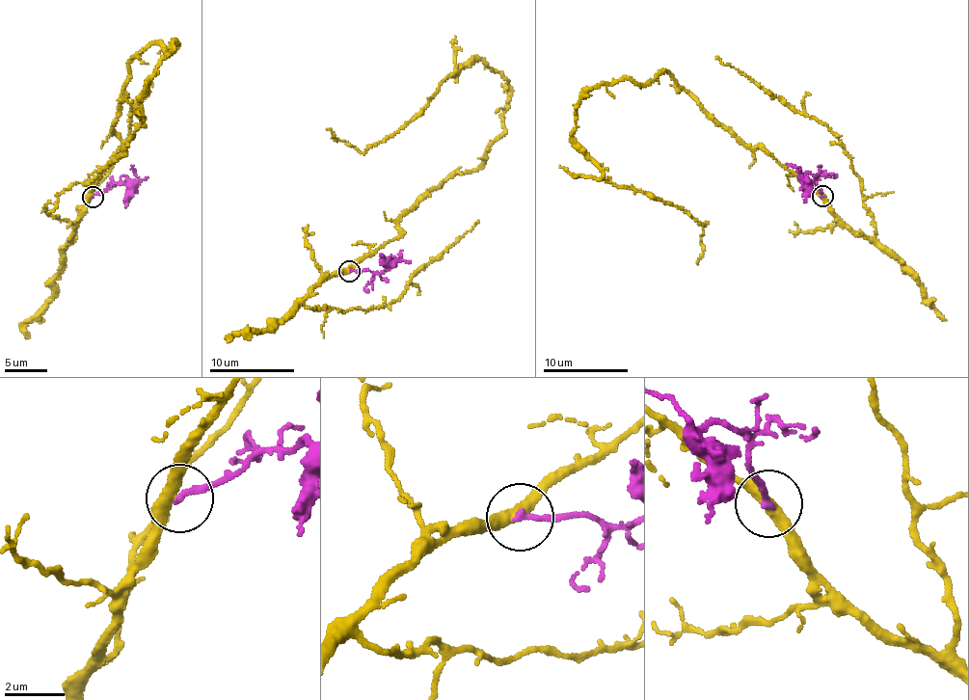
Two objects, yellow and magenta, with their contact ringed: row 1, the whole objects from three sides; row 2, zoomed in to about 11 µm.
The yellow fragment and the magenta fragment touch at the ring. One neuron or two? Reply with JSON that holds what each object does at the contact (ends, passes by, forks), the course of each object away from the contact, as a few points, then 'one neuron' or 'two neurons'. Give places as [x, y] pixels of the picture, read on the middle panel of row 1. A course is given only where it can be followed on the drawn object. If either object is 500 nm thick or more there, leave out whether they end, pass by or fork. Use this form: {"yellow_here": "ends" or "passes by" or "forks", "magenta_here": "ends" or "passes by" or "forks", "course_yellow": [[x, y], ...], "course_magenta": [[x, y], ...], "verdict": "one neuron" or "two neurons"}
{"yellow_here": "passes by", "magenta_here": "ends", "course_yellow": [[350, 271], [401, 233], [399, 214], [479, 168], [504, 131], [505, 79], [479, 59], [363, 152], [326, 128]], "course_magenta": [[350, 270], [375, 274], [388, 267], [390, 261], [380, 254]], "verdict": "two neurons"}

